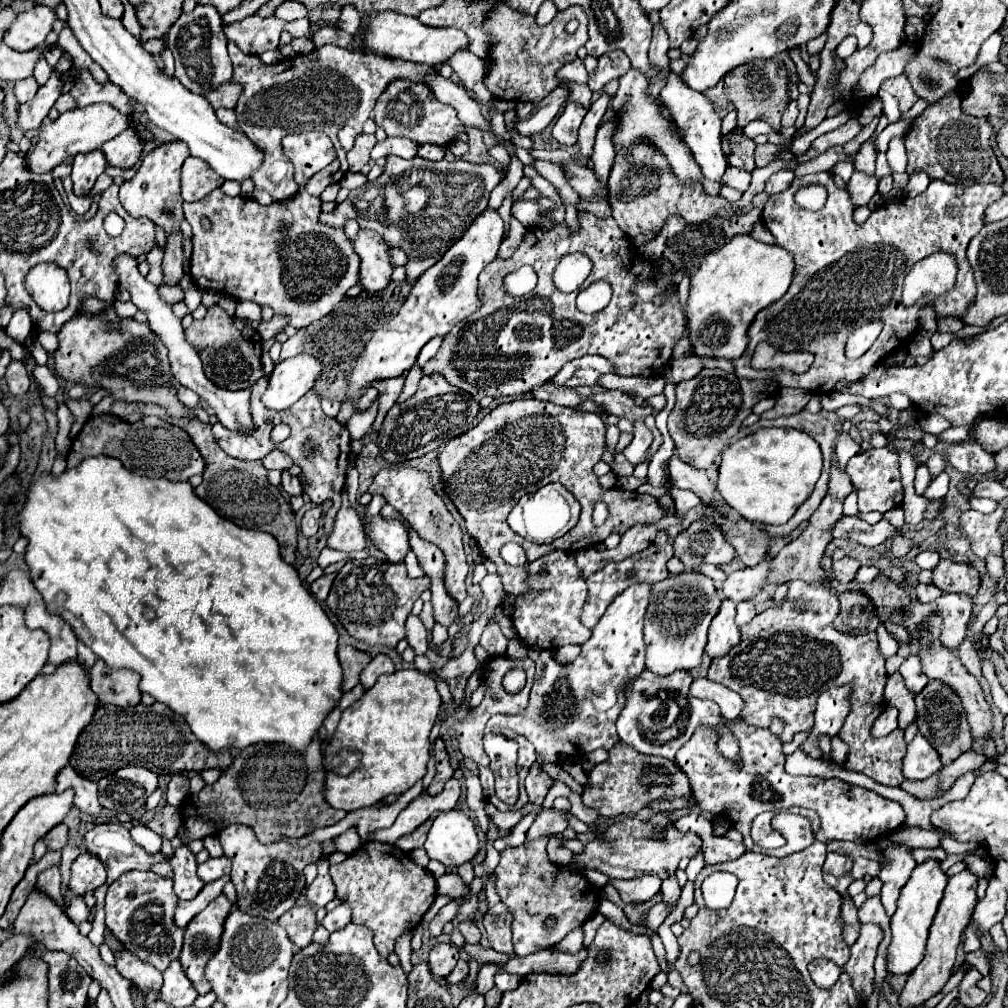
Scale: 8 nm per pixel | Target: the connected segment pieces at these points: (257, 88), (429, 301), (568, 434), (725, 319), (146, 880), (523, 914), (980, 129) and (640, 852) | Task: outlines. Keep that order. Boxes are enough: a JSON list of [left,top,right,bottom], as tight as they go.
[[229,42,437,200],[347,210,503,398],[439,398,663,594],[687,234,795,360],[105,870,183,972],[493,836,599,956],[905,90,1005,186],[573,814,701,878]]

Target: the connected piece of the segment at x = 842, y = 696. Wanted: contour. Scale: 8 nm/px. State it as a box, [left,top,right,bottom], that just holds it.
[803,686,849,758]

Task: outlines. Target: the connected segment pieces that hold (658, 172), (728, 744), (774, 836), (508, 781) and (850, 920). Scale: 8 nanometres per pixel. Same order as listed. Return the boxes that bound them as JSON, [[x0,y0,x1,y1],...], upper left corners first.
[[609,142,797,238],[719,728,737,760],[751,812,785,849],[485,582,653,804],[841,896,859,926]]

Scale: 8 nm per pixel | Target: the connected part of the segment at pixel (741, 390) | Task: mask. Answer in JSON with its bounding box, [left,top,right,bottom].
[669,368,781,468]

